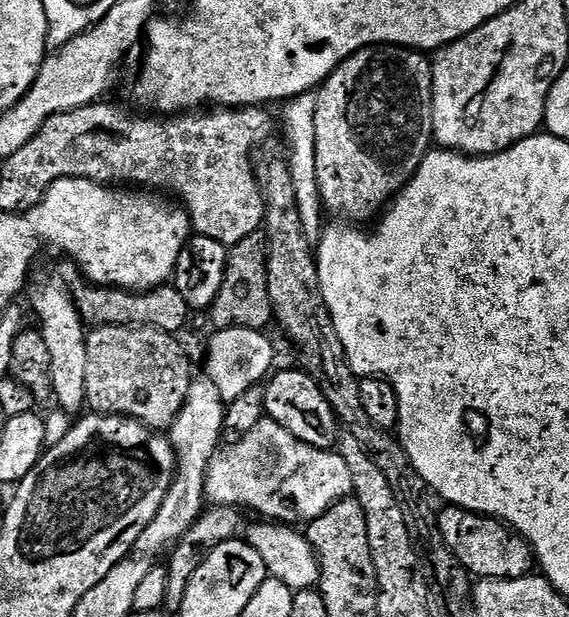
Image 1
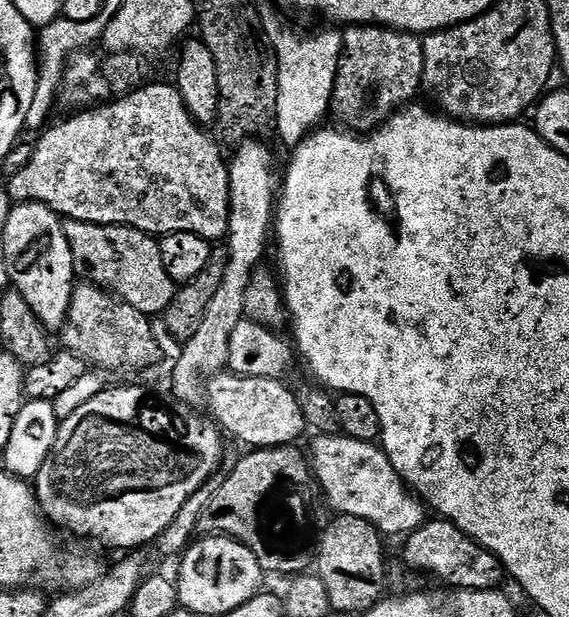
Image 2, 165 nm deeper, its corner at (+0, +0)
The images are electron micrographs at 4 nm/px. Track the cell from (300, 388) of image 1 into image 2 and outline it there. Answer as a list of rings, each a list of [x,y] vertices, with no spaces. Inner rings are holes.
[[[231,370],[218,372],[206,384],[206,400],[209,400],[212,406],[211,415],[221,429],[229,433],[232,431],[242,443],[249,444],[247,446],[249,449],[295,445],[299,441],[296,439],[306,432],[304,411],[300,405],[299,395],[295,391],[292,393],[282,381],[283,379],[271,376],[237,376]]]

